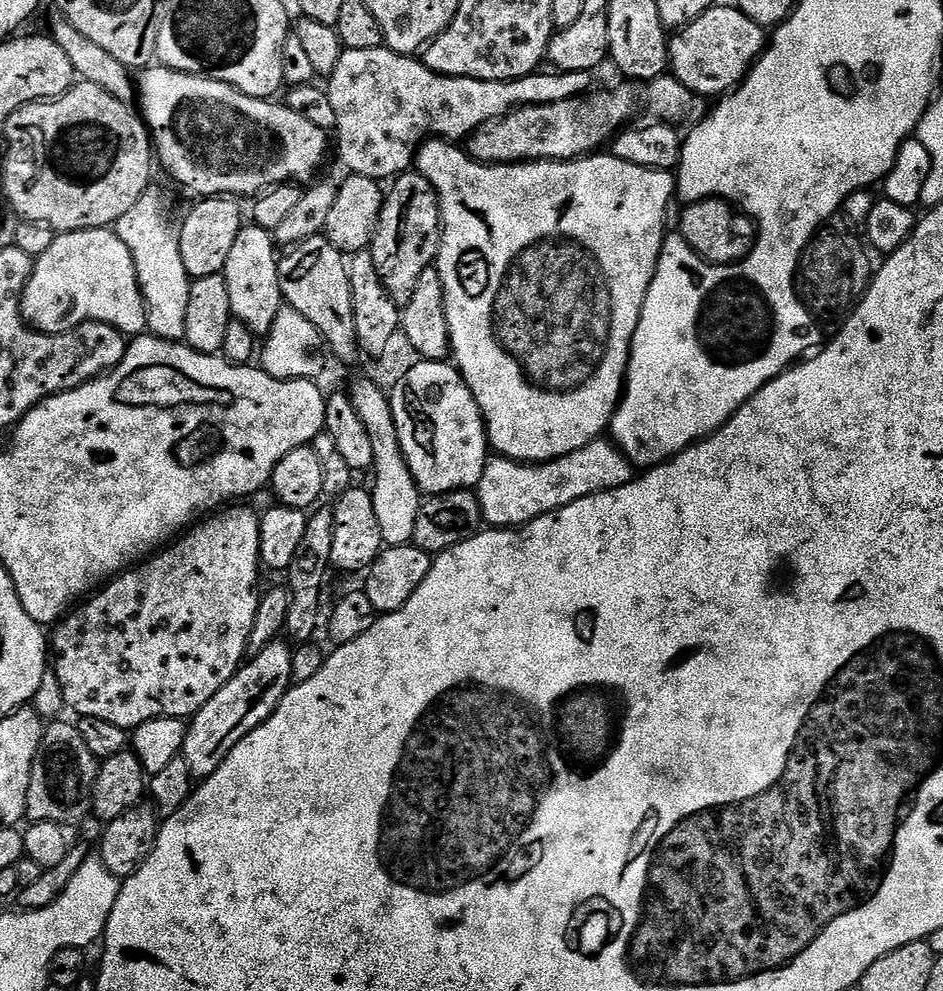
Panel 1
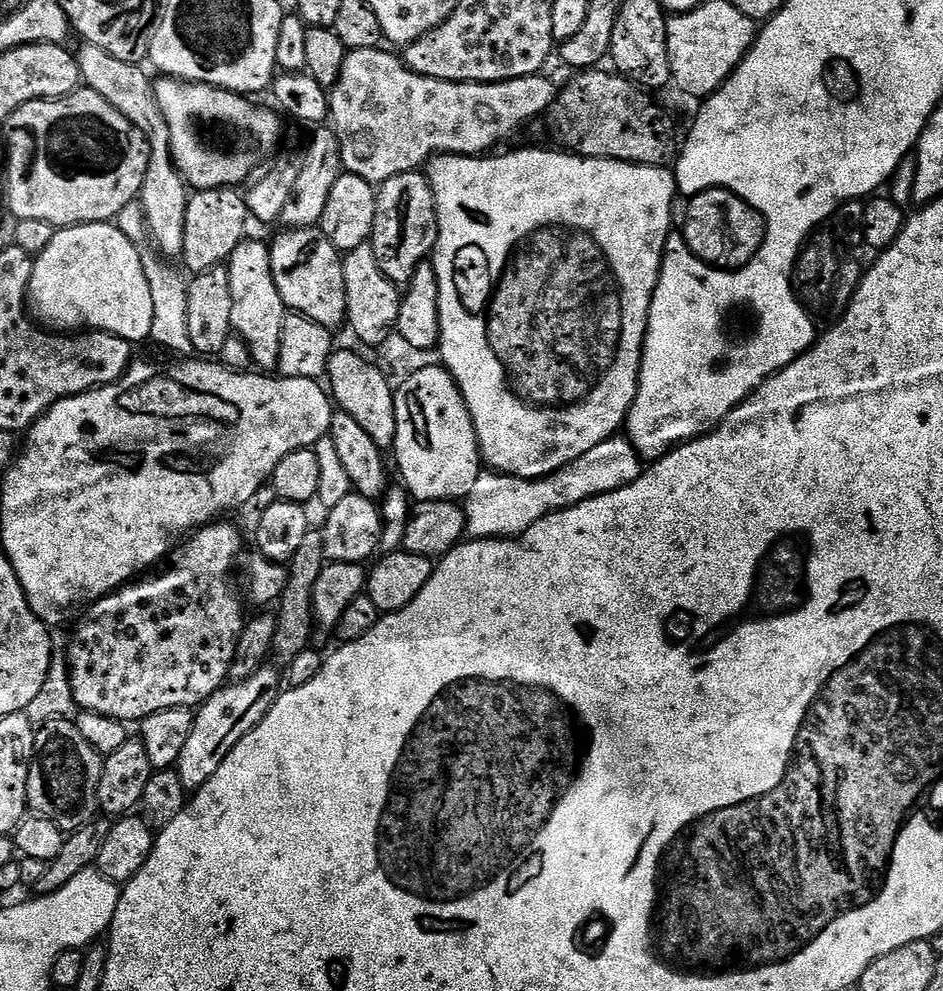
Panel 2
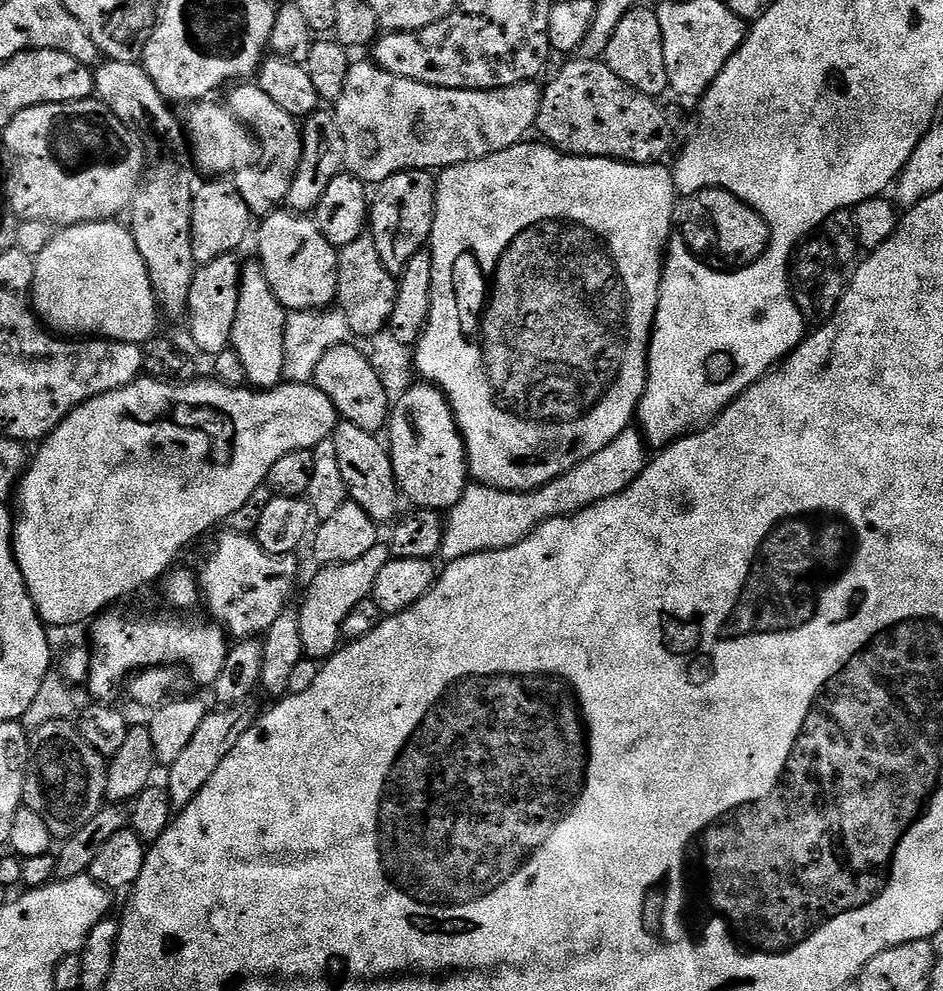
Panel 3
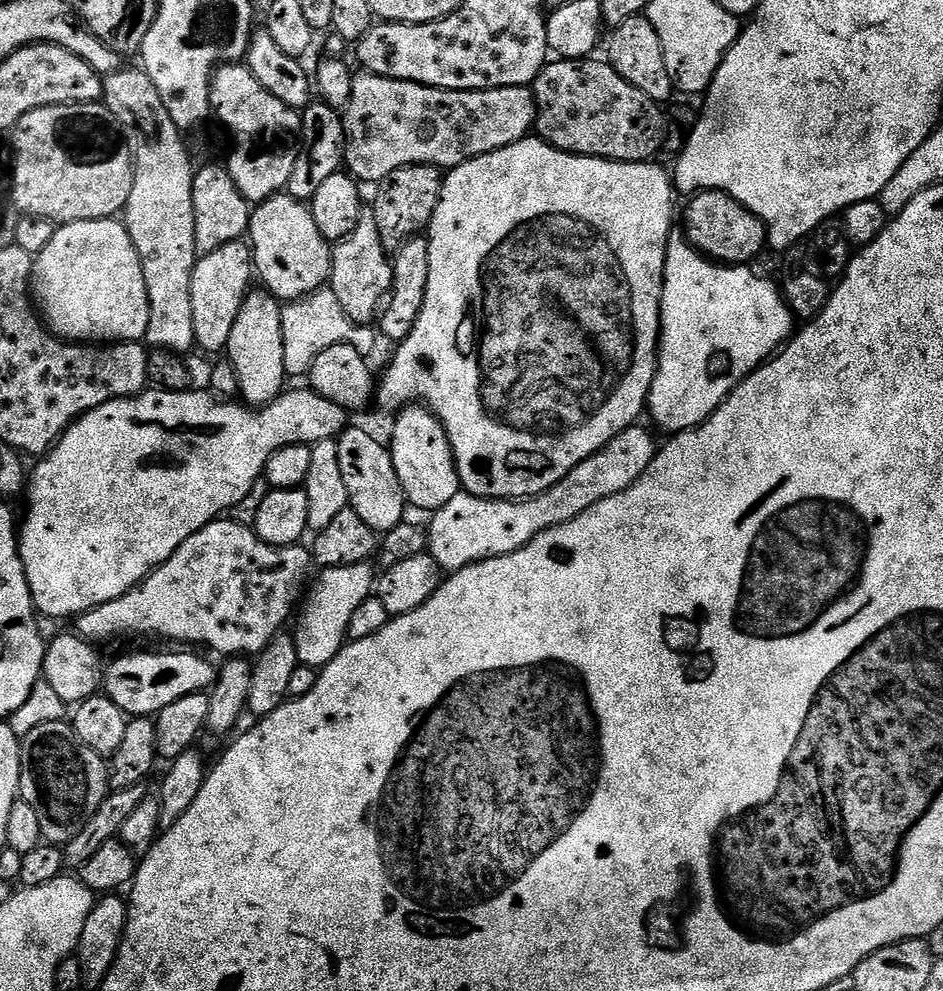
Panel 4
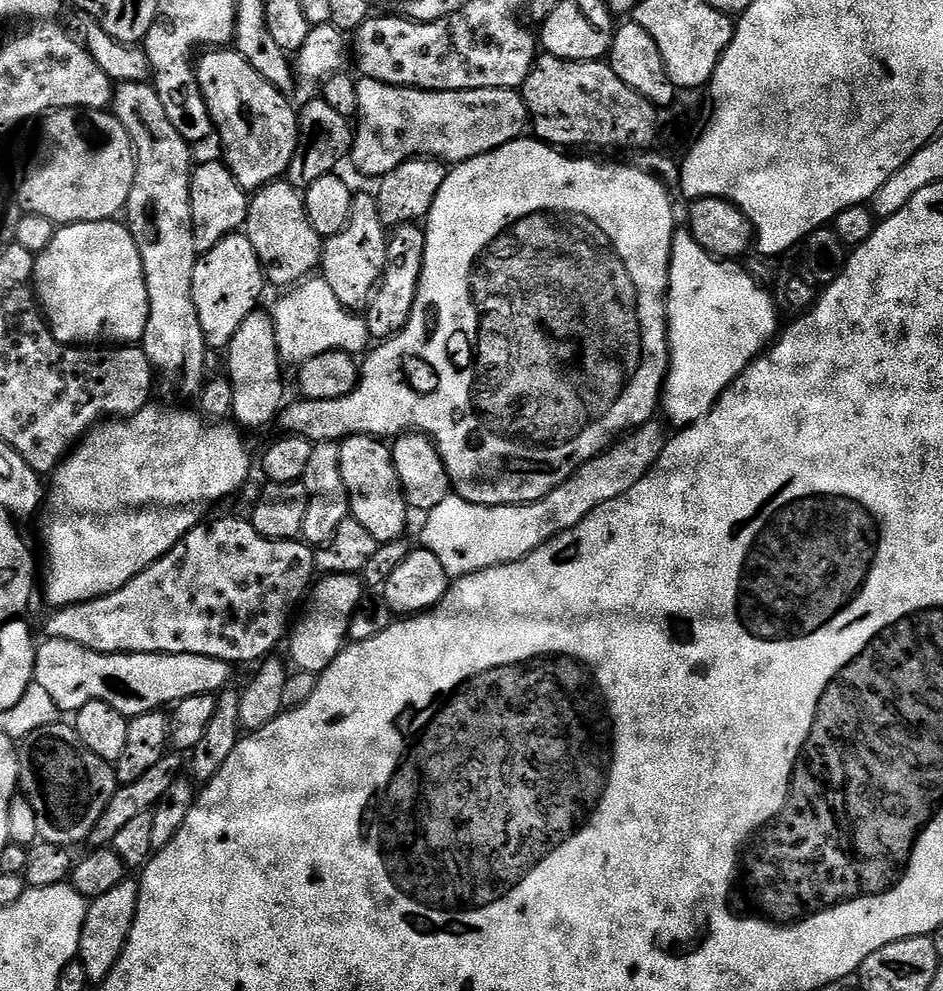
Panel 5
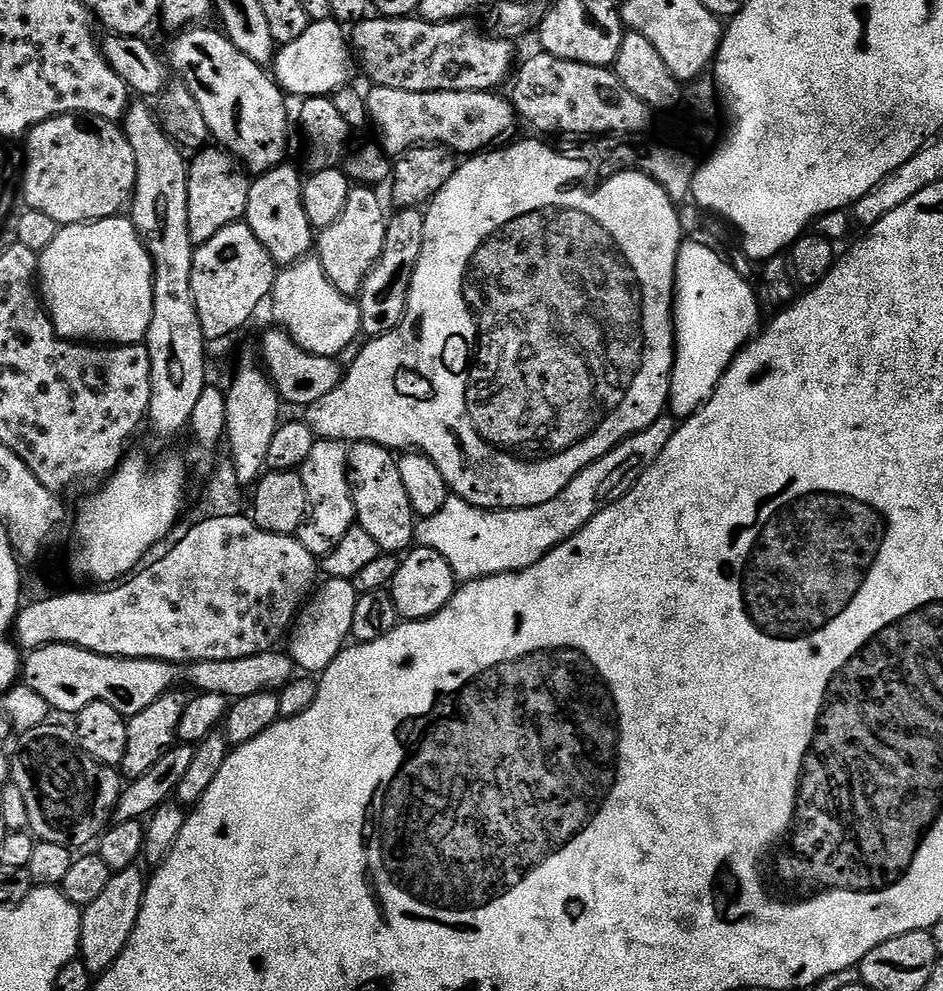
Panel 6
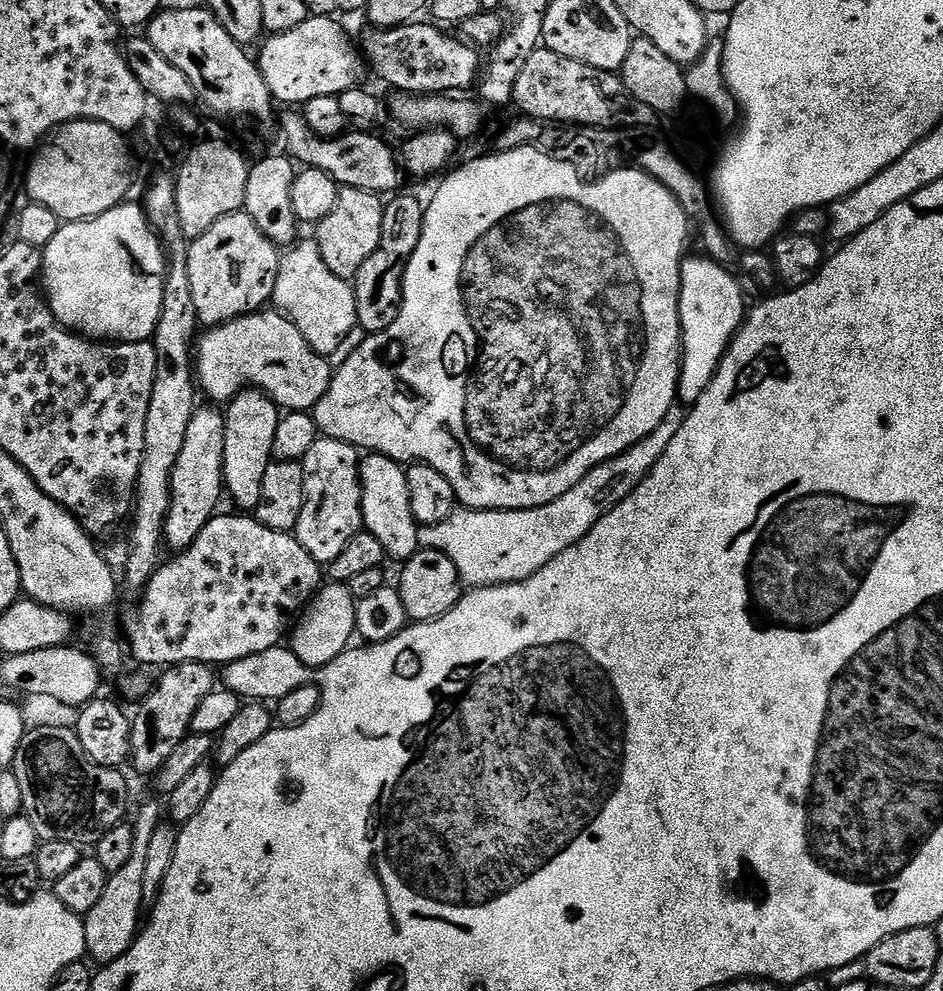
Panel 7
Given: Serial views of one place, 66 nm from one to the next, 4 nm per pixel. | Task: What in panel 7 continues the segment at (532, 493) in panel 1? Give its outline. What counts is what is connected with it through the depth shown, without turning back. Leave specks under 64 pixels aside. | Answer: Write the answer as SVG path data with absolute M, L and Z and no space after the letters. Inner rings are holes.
M680 406L666 410L666 418L662 418L658 427L646 434L642 442L590 470L578 486L566 490L562 498L546 502L546 506L513 512L481 512L461 507L450 518L421 527L421 549L433 548L444 552L446 558L458 566L460 579L469 589L517 584L538 574L538 570L562 554L562 550L586 538L586 534L590 534L592 527L611 508L618 506L618 502L625 500L640 485L654 462L666 454L666 446L670 446L674 434L678 434L685 415L685 409Z

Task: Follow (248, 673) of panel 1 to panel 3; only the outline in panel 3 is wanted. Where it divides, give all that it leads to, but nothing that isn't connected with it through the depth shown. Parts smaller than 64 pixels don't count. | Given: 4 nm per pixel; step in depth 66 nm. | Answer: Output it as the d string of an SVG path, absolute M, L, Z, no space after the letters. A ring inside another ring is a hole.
M252 702L233 704L223 710L209 711L202 726L198 726L198 730L194 733L194 739L187 744L185 752L179 756L178 762L174 762L167 769L166 787L168 796L172 799L173 809L183 810L195 802L198 798L198 790L202 790L202 786L206 786L206 782L214 778L214 770L222 766L222 758L226 758L226 754L230 754L230 750L238 746L238 738L242 738L242 734L246 734L246 730L250 730L250 726L257 719L258 711L256 712Z

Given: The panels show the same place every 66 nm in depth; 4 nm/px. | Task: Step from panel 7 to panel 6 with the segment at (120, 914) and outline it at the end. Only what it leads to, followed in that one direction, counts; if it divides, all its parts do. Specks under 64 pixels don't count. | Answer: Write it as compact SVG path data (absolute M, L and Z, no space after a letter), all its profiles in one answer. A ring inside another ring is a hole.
M135 867L115 873L110 878L106 891L95 902L90 902L88 908L83 909L80 918L80 950L78 956L94 974L103 974L110 966L114 966L114 962L120 957L122 950L126 950L126 942L130 942L130 934L134 934L138 914L142 910L146 883L145 873L142 874L140 871L139 867Z

